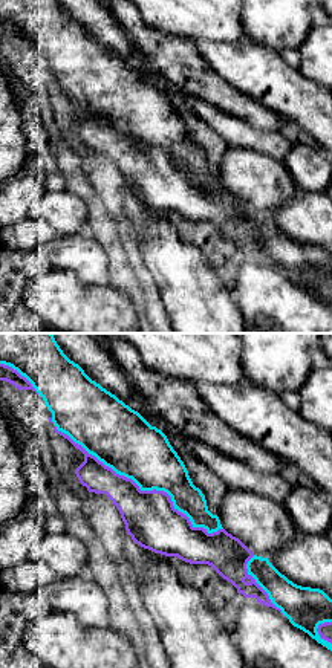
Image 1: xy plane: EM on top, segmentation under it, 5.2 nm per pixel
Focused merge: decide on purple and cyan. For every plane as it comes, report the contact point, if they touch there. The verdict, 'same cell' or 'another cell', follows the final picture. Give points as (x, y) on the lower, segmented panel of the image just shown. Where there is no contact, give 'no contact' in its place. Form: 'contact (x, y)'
contact (138, 486)

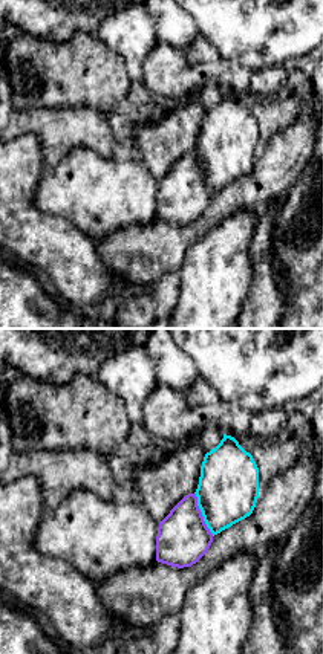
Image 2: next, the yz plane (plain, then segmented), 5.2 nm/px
contact (201, 514)

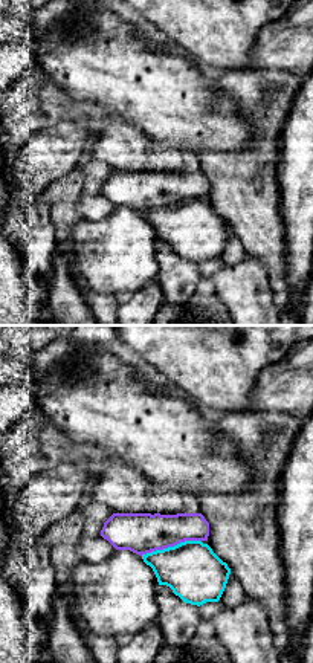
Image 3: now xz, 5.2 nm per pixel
contact (170, 546)

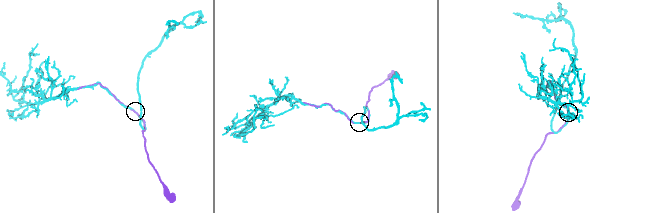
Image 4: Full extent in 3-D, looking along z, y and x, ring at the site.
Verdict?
same cell

